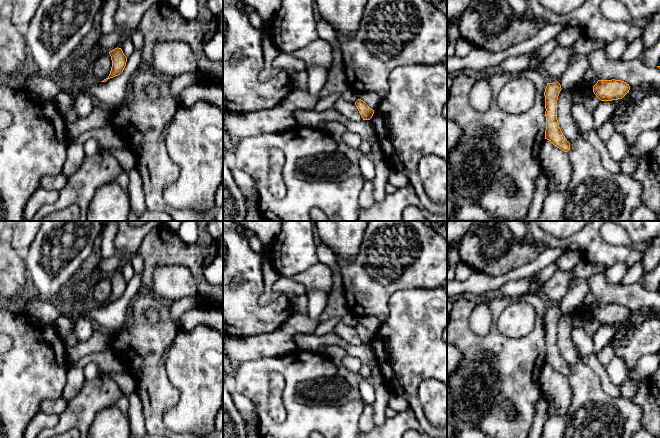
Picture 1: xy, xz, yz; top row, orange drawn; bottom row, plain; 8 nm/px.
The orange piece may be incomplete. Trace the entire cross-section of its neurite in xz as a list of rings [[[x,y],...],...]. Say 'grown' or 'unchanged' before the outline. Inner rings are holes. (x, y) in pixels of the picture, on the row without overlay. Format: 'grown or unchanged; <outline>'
unchanged; [[[358,323],[355,329],[363,342],[363,344],[370,344],[374,338],[374,334],[371,333],[363,324]]]

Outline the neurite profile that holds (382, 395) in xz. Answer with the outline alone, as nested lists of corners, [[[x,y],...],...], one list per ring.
[[[371,376],[369,378],[369,382],[375,390],[375,400],[372,403],[374,424],[375,426],[380,426],[387,419],[385,411],[389,406],[388,402],[390,400],[391,393],[384,384],[381,376]]]

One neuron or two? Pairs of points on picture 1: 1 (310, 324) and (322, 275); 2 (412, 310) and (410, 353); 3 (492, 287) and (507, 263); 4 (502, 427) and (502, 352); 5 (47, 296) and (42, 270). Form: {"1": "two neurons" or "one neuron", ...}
{"1": "two neurons", "2": "one neuron", "3": "two neurons", "4": "one neuron", "5": "one neuron"}

